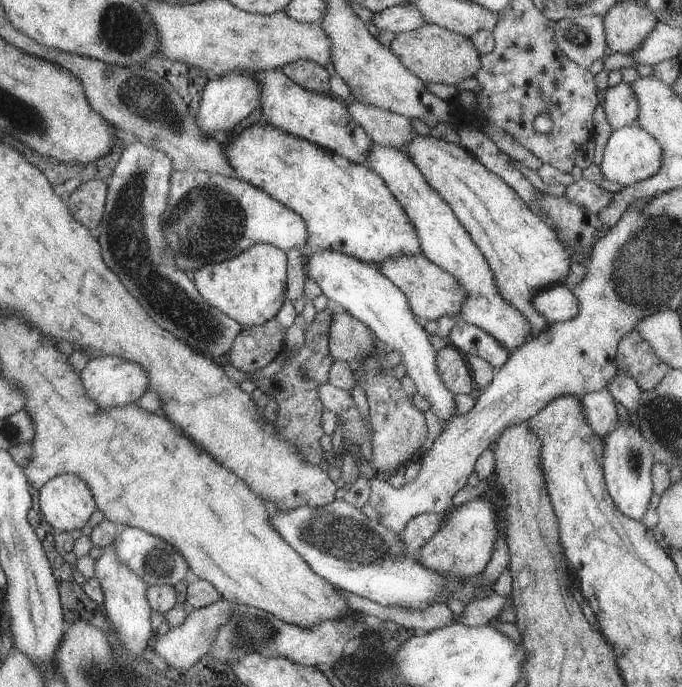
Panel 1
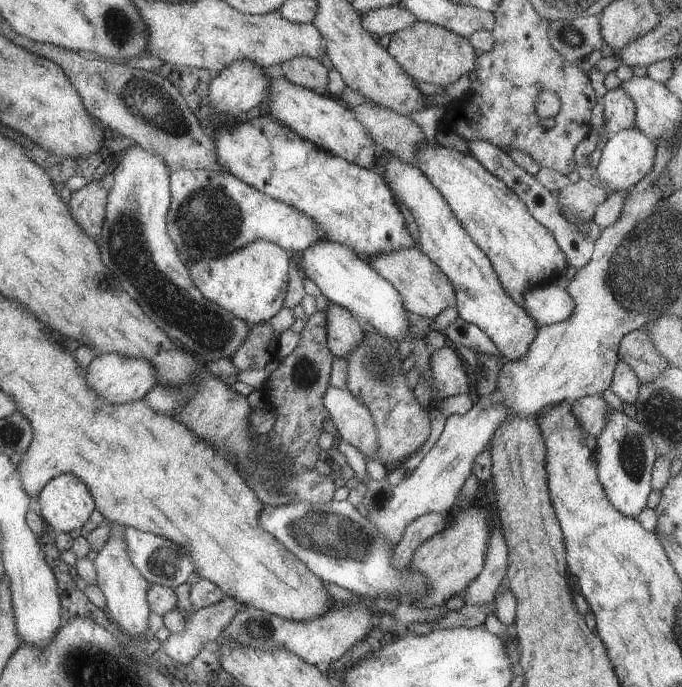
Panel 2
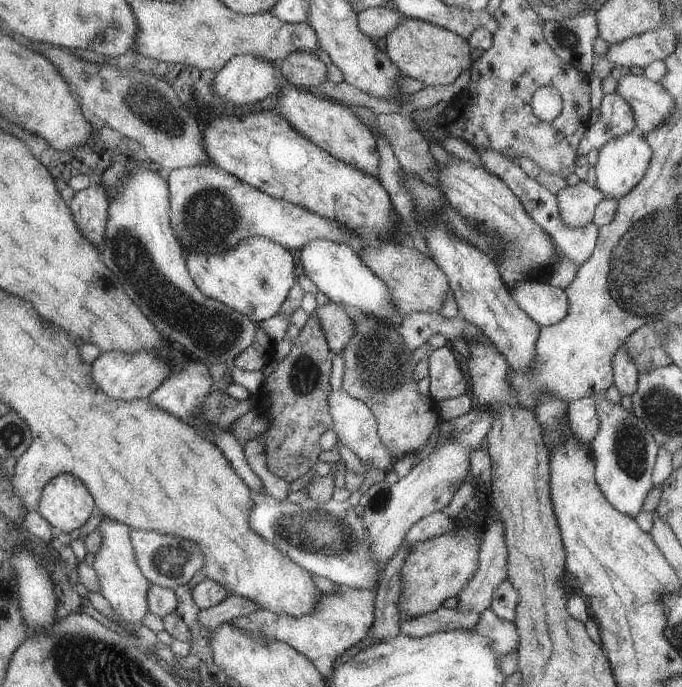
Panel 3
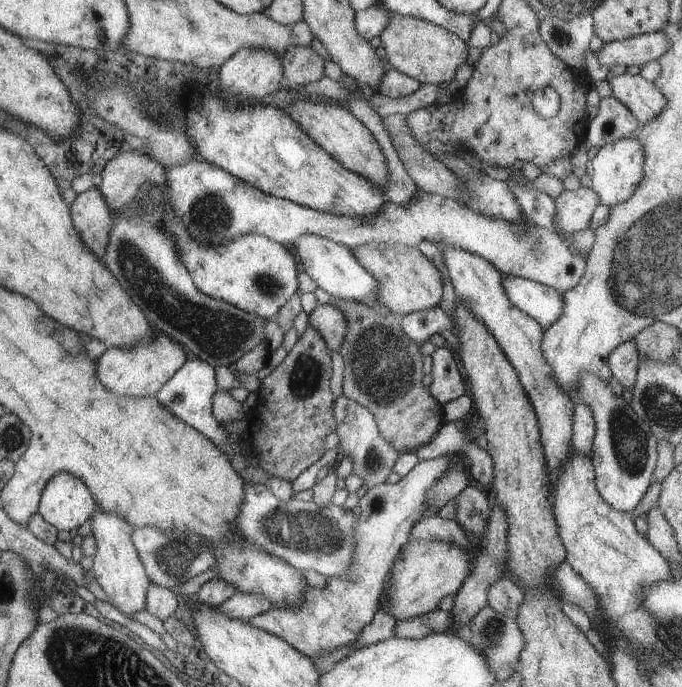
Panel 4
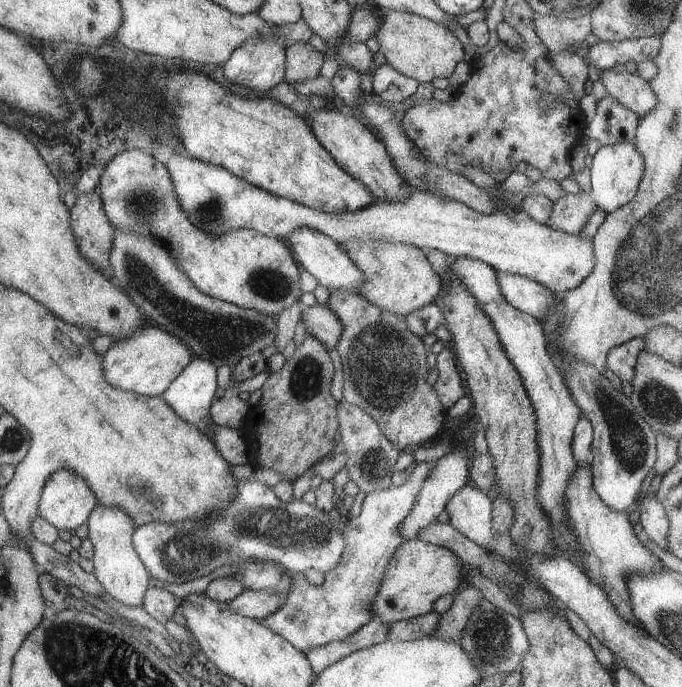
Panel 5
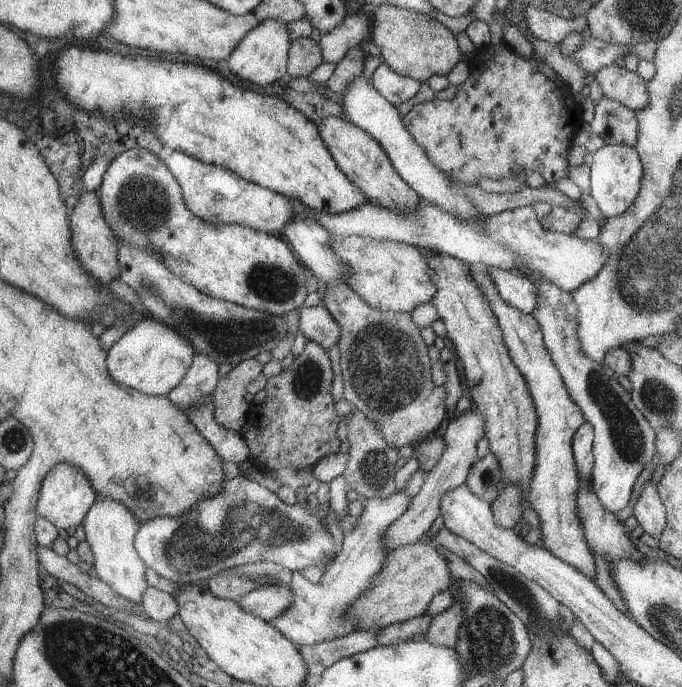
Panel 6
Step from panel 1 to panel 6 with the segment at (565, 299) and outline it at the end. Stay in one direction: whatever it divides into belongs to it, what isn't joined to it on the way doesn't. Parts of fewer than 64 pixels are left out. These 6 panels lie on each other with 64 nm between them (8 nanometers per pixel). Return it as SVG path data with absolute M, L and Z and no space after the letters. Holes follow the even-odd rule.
M487 266L486 269L499 298L505 304L528 315L533 312L533 308L537 306L535 286L521 272L503 270L495 266Z

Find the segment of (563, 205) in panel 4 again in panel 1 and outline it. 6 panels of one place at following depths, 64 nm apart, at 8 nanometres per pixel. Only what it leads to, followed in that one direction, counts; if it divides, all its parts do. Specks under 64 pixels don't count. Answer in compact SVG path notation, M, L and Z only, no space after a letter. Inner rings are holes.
M582 177L565 186L564 195L569 202L573 202L593 214L606 208L613 198L610 192Z

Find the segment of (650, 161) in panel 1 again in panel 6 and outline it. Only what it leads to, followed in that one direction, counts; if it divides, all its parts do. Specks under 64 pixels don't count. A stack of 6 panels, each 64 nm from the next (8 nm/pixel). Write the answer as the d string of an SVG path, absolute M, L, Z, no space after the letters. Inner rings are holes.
M604 144L593 152L589 168L590 195L604 218L625 214L641 188L643 169L635 147L631 148L624 144Z

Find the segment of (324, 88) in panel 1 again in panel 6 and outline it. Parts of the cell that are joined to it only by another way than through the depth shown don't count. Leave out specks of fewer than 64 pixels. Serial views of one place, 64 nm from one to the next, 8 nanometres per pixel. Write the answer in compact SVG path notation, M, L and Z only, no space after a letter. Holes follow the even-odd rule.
M311 37L290 41L287 51L286 76L308 77L311 71L321 63L323 63L323 57L320 46Z

